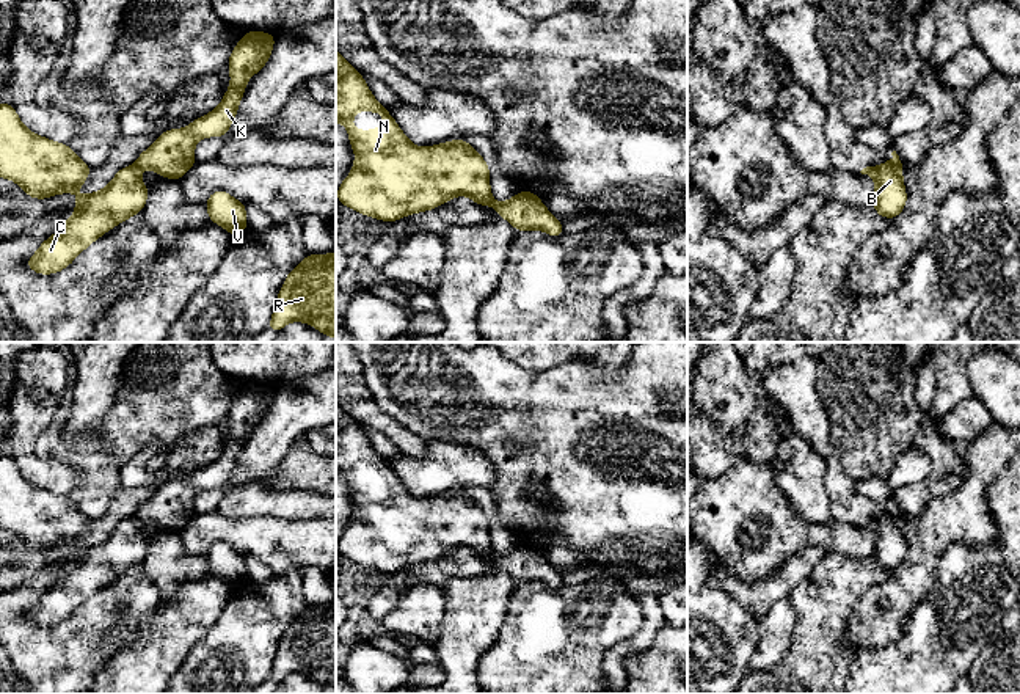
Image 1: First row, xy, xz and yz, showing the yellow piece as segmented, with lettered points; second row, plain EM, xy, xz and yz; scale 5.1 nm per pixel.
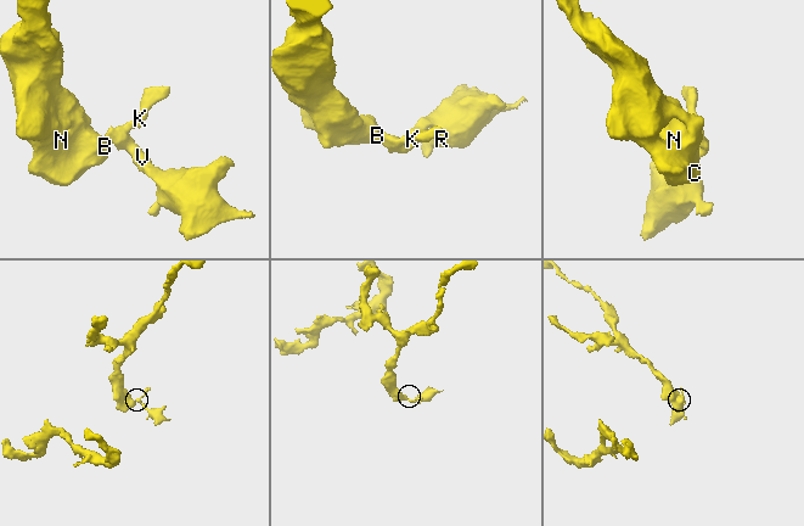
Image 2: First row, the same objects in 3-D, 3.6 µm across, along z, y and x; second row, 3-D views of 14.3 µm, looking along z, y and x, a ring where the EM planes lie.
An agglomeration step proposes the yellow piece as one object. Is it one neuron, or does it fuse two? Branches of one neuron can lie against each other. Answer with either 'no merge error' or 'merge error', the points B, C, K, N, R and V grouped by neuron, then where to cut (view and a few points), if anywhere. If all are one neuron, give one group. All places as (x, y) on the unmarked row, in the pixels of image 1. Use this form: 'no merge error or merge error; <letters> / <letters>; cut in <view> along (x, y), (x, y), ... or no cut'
merge error; B C N / K R V; cut in xz along (491, 550), (488, 556)

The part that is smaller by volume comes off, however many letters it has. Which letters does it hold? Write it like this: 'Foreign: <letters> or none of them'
Foreign: K, R, V

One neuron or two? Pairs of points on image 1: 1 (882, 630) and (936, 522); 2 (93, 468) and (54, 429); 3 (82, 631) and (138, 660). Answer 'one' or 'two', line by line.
1: one
2: one
3: two

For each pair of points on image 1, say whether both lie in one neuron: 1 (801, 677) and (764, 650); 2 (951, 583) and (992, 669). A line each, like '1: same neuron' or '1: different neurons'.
1: different neurons
2: different neurons

